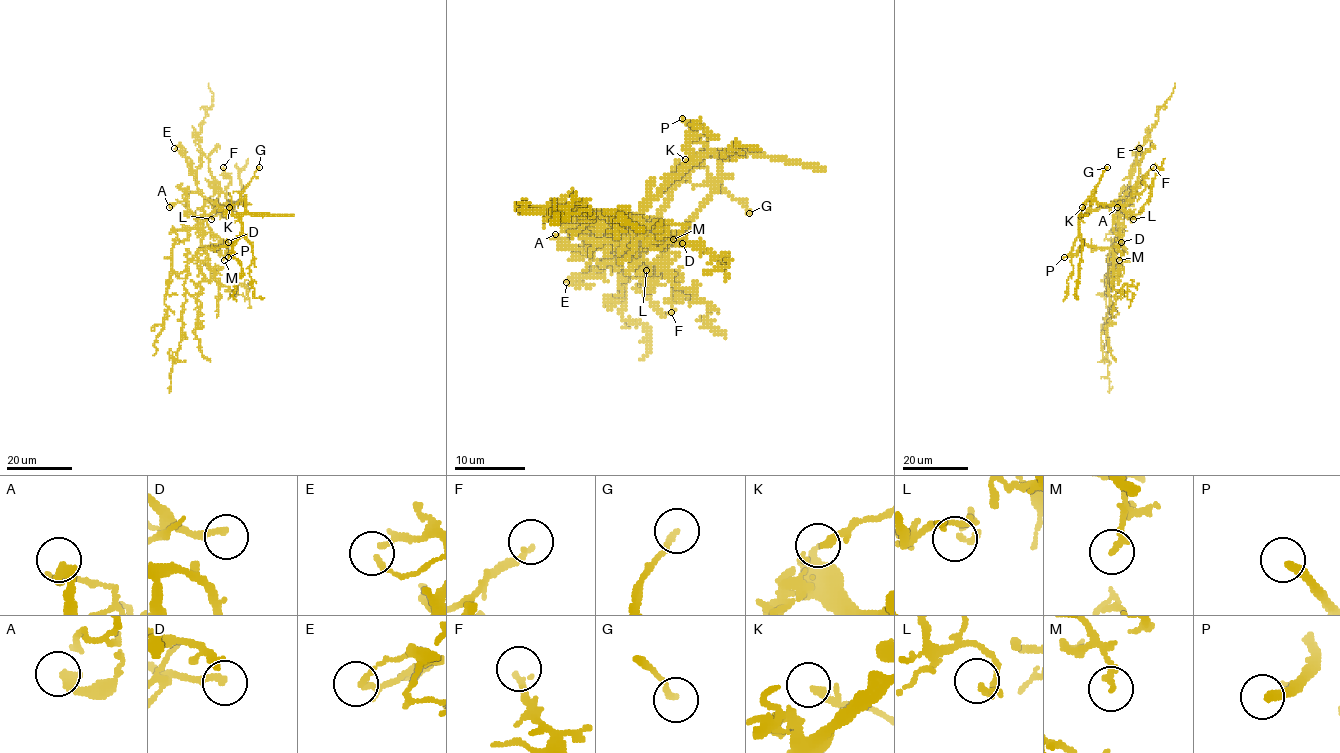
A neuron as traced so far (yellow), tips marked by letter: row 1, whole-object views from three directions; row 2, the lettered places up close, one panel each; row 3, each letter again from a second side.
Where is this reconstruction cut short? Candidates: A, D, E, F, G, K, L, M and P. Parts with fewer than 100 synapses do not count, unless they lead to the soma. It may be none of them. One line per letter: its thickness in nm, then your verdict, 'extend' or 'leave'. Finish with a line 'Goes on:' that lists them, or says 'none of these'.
A: 320 nm thick; leave
D: 240 nm thick; leave
E: 140 nm thick; leave
F: 200 nm thick; leave
G: 160 nm thick; leave
K: 140 nm thick; leave
L: 200 nm thick; leave
M: 220 nm thick; leave
P: 280 nm thick; extend
Goes on: P

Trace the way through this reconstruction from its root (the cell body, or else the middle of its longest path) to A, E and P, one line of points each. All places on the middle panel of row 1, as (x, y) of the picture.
A: (710, 152), (678, 182), (660, 218), (612, 262), (598, 262), (587, 252), (568, 246), (561, 248), (555, 234)
E: (710, 152), (678, 182), (660, 218), (610, 266), (603, 266), (591, 275), (580, 273), (566, 282)
P: (710, 152), (694, 138), (694, 131), (682, 118)

